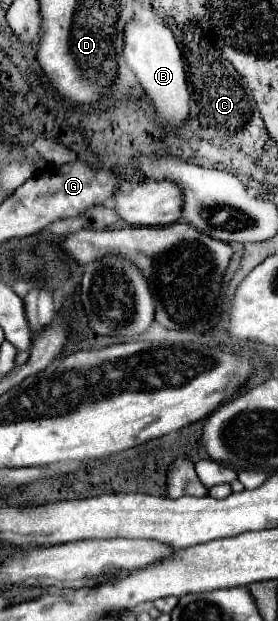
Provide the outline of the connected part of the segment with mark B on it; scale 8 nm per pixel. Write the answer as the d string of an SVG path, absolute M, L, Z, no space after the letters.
M152 17L150 23L144 23L140 19L132 19L126 23L124 57L128 61L128 67L134 71L140 85L152 99L158 115L168 125L184 123L188 119L188 101L190 101L190 93L186 91L186 79L184 79L184 63L172 31L164 25L160 17Z

